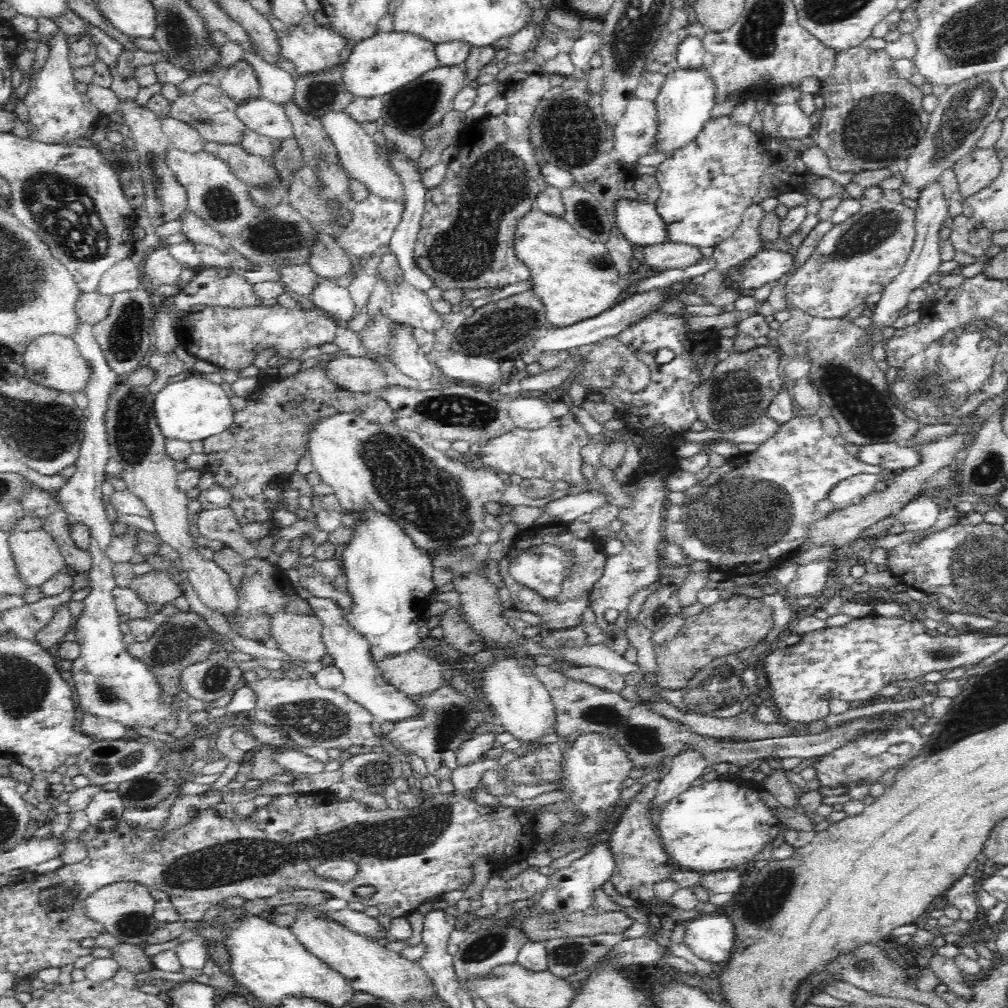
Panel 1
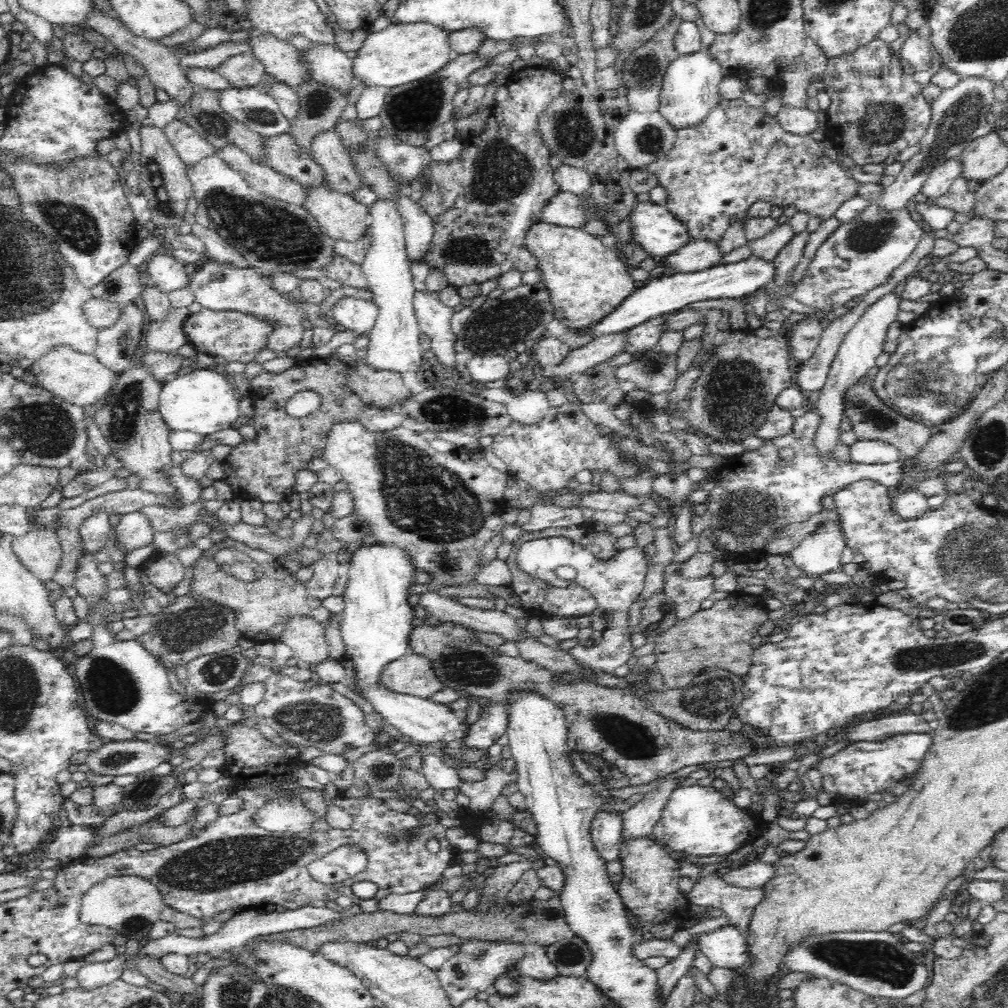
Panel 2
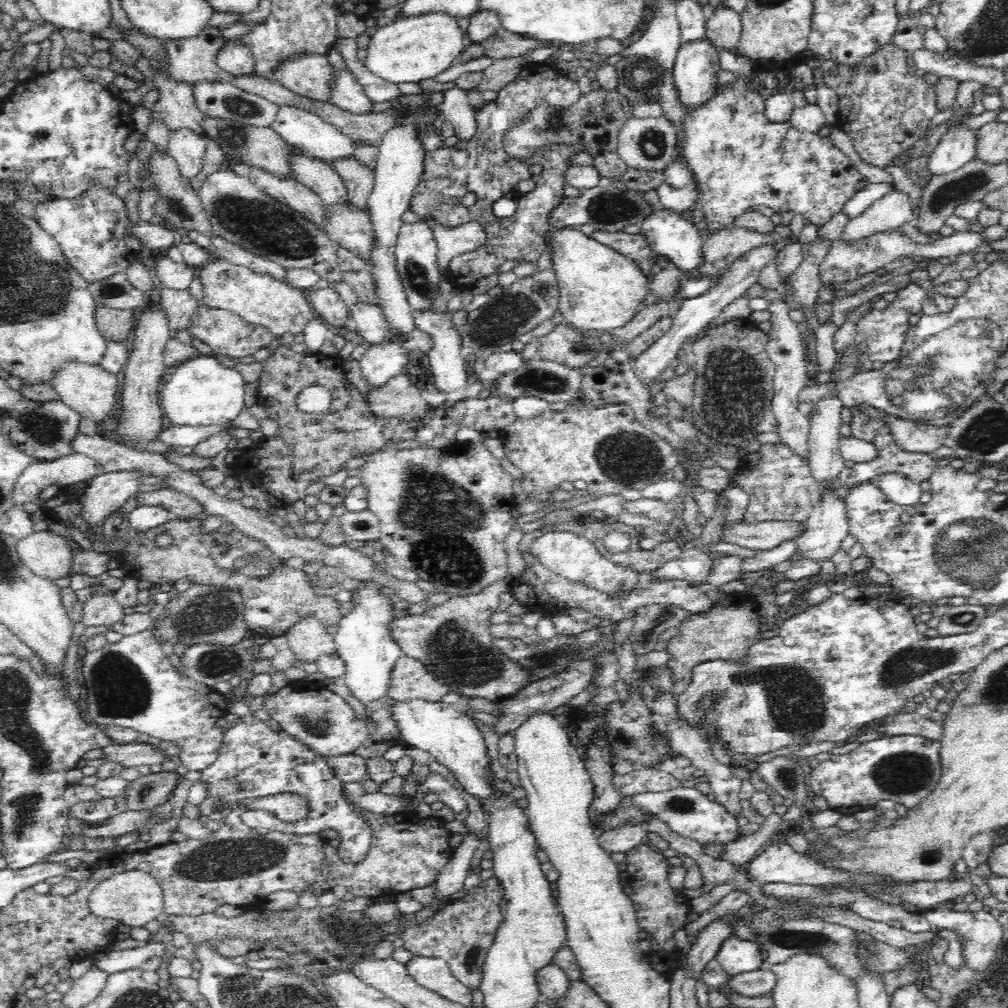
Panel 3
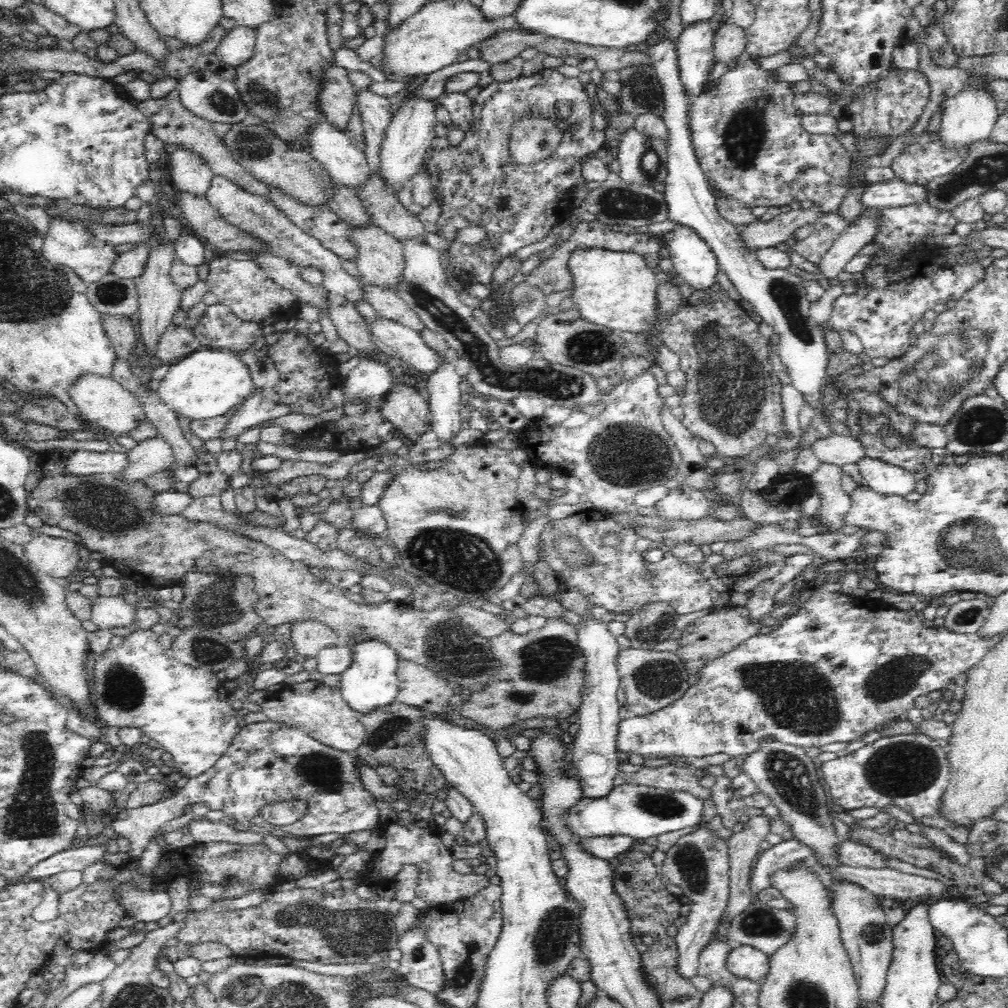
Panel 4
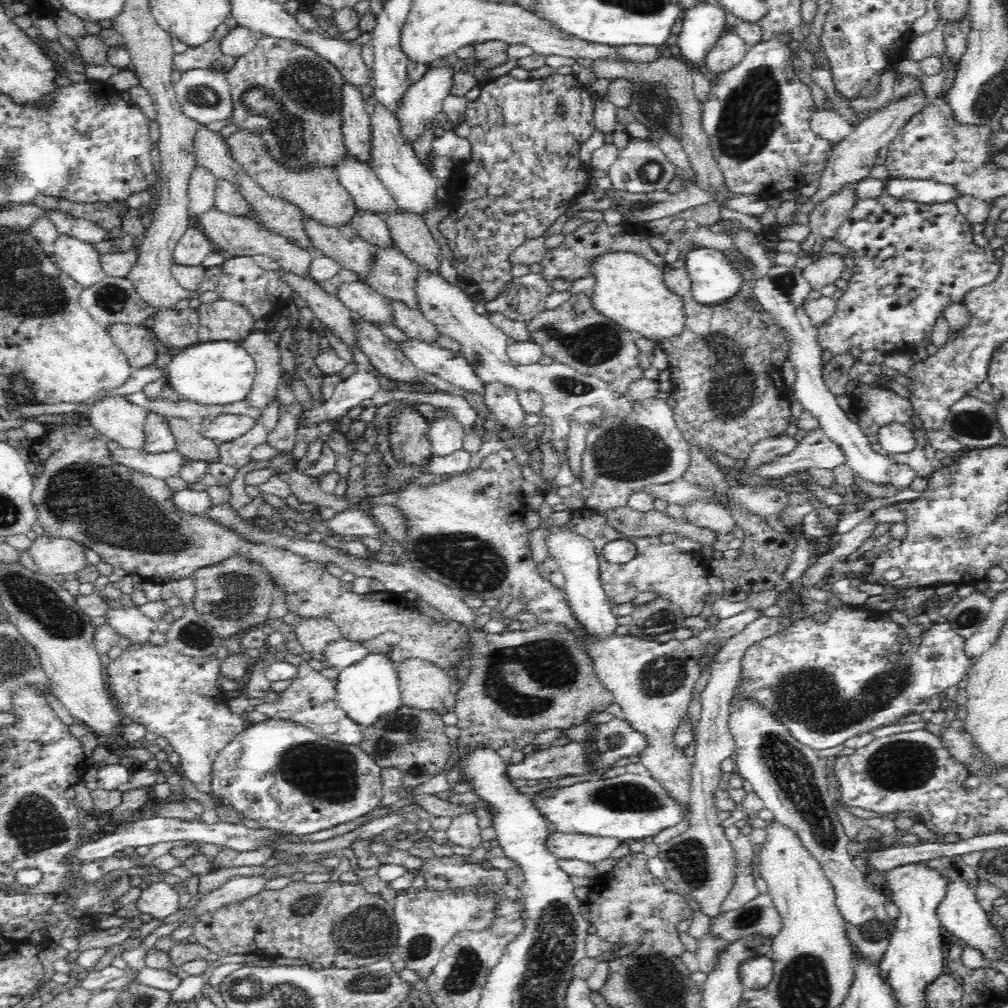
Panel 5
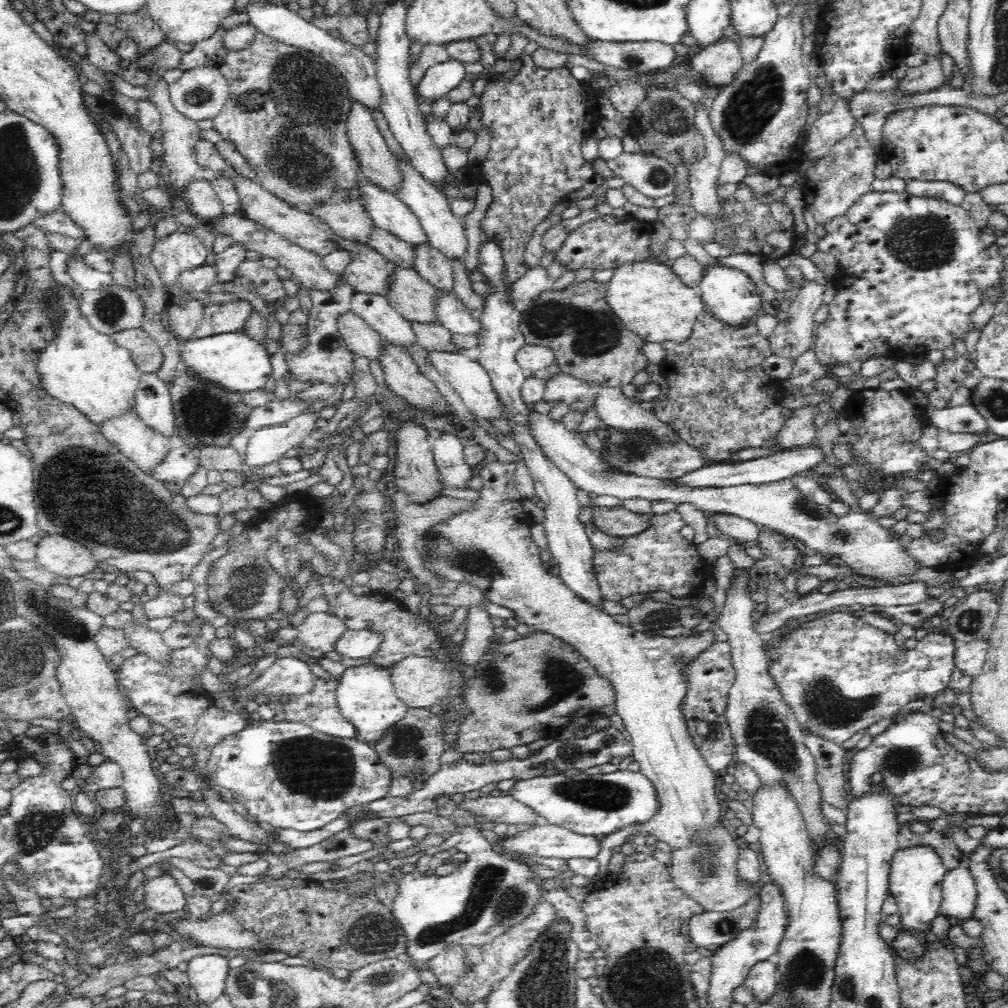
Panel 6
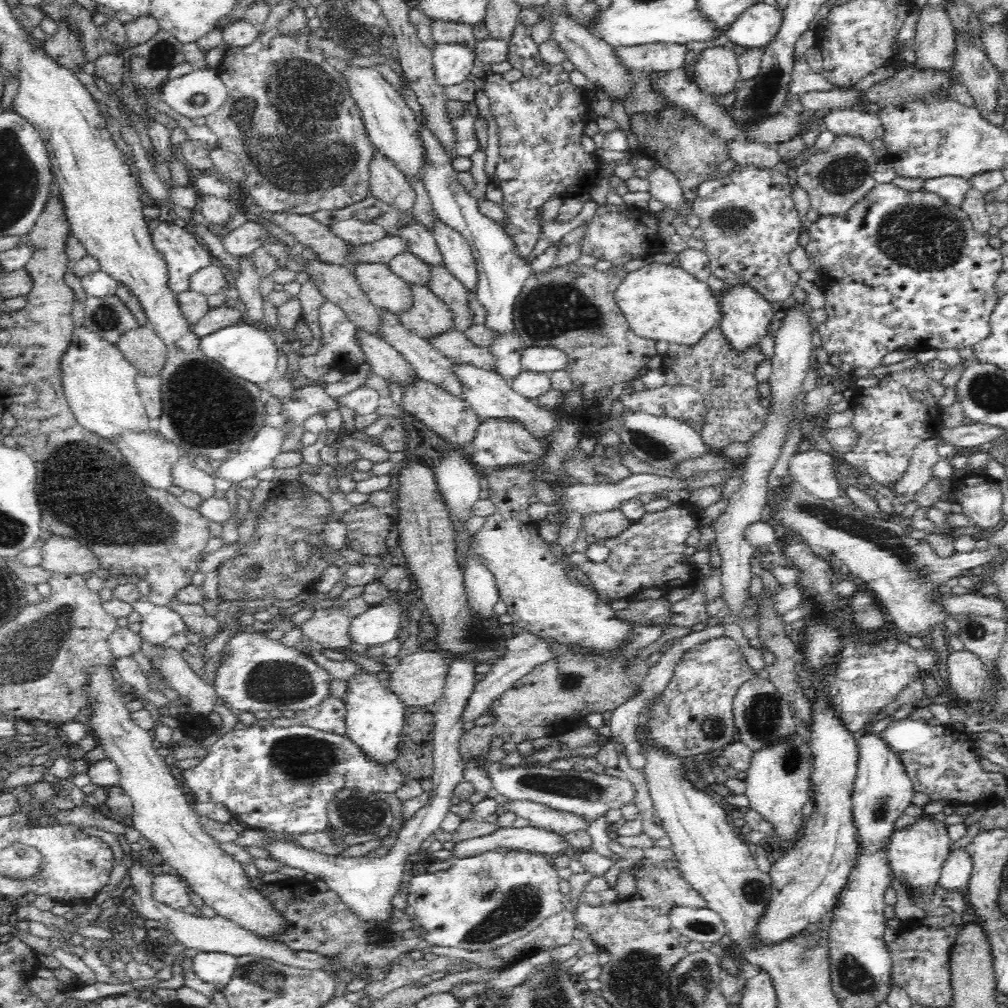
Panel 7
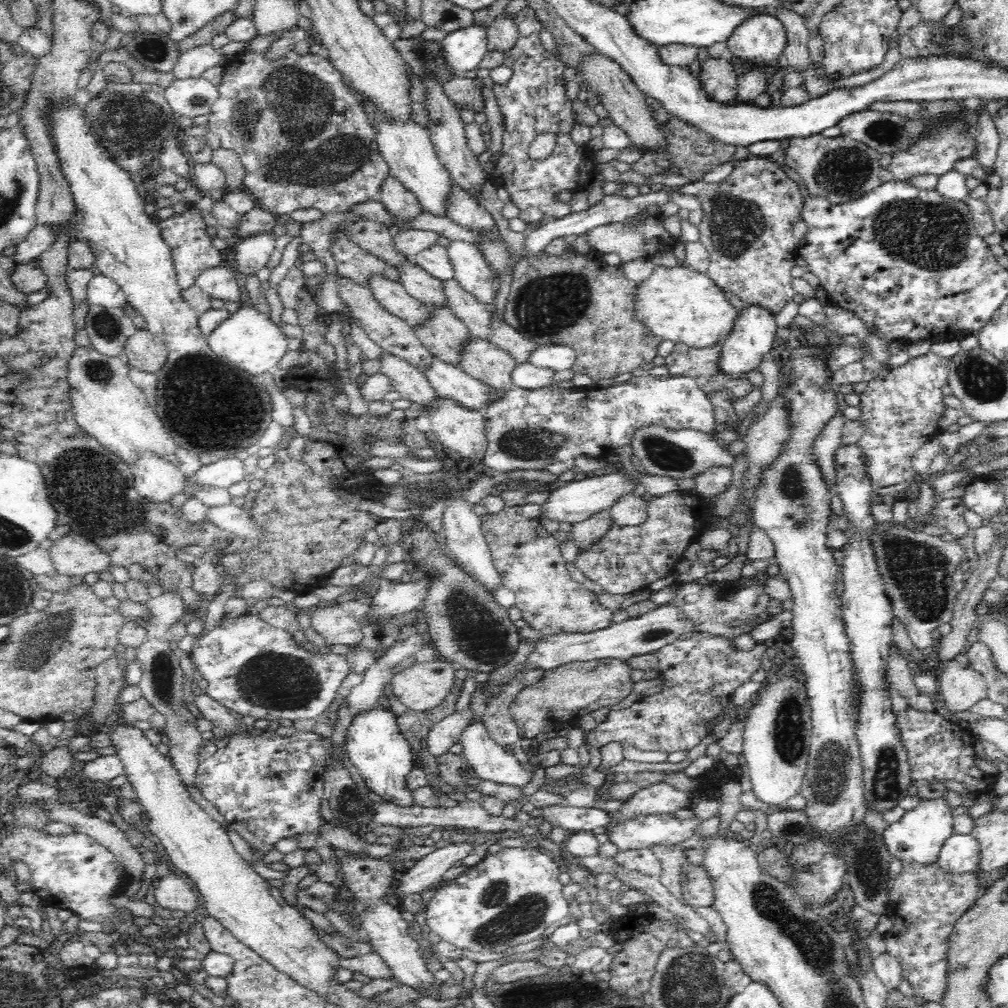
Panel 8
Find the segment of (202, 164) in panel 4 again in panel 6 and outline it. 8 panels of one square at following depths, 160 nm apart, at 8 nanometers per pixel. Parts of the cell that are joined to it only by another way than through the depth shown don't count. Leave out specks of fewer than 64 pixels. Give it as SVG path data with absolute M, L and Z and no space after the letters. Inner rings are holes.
M208 180L192 182L181 198L188 206L187 212L206 224L224 214L221 201Z

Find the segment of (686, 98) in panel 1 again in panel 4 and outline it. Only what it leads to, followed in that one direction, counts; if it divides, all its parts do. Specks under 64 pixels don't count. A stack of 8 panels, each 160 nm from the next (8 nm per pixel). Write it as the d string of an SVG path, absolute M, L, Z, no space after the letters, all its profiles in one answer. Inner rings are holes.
M694 22L677 38L676 48L681 83L686 94L691 97L704 94L709 85L708 74L716 64L713 54L713 23Z

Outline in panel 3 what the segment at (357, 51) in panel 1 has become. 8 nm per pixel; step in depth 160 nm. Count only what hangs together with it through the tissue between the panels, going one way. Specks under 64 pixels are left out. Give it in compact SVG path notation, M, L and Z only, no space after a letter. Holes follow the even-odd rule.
M445 14L401 17L392 24L377 28L370 36L363 65L374 76L392 84L434 79L437 74L450 68L464 50L463 34L458 21Z

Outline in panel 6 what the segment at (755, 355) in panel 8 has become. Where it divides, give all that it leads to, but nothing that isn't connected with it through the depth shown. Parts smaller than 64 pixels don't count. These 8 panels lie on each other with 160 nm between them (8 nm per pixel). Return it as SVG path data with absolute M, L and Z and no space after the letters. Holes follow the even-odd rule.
M710 262L708 266L704 266L703 275L696 287L700 291L705 312L727 322L727 324L740 326L746 322L753 322L753 316L758 310L765 307L750 276L738 268L730 268L730 266L724 266L720 262Z

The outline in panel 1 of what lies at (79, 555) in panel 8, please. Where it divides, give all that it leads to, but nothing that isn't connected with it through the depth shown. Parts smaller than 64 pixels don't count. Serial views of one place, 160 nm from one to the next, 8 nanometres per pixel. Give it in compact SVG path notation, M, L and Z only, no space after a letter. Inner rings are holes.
M41 528L34 532L13 531L10 533L9 552L12 555L13 568L15 568L17 578L21 580L21 584L25 584L28 588L42 586L66 565L65 558L56 541Z

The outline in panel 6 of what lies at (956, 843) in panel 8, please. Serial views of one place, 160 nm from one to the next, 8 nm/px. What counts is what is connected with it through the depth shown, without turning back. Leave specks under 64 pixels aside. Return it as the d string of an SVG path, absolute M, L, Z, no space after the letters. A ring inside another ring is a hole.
M964 864L946 872L942 882L942 896L940 915L958 925L974 919L978 891L974 876Z

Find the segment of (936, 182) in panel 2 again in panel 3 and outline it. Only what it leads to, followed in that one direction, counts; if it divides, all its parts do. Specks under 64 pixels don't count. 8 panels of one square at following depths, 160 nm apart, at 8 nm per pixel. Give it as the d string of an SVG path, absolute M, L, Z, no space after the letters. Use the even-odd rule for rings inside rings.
M959 127L948 130L931 152L928 170L932 177L946 177L975 158L976 130Z

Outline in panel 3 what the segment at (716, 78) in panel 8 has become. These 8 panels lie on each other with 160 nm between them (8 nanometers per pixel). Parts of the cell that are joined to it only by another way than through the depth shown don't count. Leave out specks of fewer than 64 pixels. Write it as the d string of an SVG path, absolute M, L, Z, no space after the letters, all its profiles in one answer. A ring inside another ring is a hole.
M725 6L712 8L710 18L706 18L706 38L714 46L730 50L740 38L743 27L741 14Z

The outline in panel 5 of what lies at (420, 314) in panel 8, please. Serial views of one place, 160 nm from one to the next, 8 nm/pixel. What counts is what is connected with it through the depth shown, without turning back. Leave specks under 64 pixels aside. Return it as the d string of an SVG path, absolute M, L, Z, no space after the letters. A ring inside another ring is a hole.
M308 217L302 220L302 227L318 254L336 261L341 268L356 272L358 279L365 281L376 247L358 236L352 226L328 226Z

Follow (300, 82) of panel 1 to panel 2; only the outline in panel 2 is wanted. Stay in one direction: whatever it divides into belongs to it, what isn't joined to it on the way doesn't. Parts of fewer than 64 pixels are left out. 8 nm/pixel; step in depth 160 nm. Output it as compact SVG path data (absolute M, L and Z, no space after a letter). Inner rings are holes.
M310 78L295 86L299 96L298 114L291 119L289 135L300 147L309 147L313 136L332 129L350 102L350 91L320 83Z

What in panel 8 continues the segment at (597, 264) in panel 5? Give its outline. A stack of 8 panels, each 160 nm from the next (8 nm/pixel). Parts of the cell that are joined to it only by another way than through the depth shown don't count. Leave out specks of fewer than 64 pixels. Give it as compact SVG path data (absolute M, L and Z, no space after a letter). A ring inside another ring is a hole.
M656 265L648 278L637 282L633 292L633 308L636 319L653 336L694 348L706 348L725 340L738 316L738 311L729 303L725 292L716 286L707 273L696 272L685 266L666 268Z

